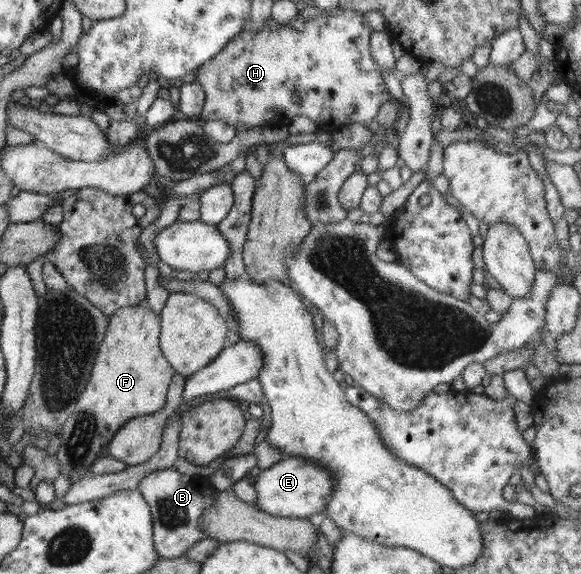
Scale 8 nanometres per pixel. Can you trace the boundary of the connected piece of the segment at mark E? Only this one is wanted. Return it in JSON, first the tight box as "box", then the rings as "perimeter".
{"box":[253,457,335,520],"perimeter":[[[283,457],[269,469],[262,470],[253,487],[257,493],[255,508],[258,510],[272,517],[317,520],[334,492],[335,480],[320,465],[306,460],[305,457]]]}

